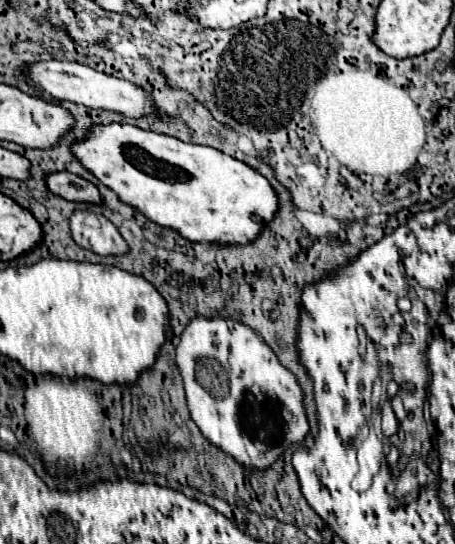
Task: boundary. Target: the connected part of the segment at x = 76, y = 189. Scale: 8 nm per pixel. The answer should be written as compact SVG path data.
M69 172L47 174L45 184L55 196L61 196L65 200L89 202L89 204L95 204L95 202L101 200L97 188L91 182L87 182L87 180L83 180L83 178L75 176L75 174L69 174Z

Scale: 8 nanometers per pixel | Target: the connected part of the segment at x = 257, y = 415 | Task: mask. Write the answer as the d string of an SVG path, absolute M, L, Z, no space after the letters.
M197 316L179 338L175 362L183 378L191 420L213 446L231 454L237 462L249 468L265 470L279 458L279 454L283 454L291 444L301 442L309 432L301 404L303 392L295 376L279 364L273 350L249 326L231 318Z

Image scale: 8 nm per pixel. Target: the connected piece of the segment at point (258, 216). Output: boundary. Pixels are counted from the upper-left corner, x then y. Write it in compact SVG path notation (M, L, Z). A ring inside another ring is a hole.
M111 122L93 124L83 140L71 144L71 154L85 166L87 172L111 188L123 204L131 204L147 220L179 232L189 242L209 244L247 244L257 238L261 228L277 212L277 198L269 182L247 164L199 144L185 144L173 136L141 130L131 124Z

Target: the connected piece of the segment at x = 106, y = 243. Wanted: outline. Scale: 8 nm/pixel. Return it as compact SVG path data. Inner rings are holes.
M75 210L69 216L69 228L75 244L99 256L115 256L127 252L127 244L119 230L103 214L95 214L91 210Z

